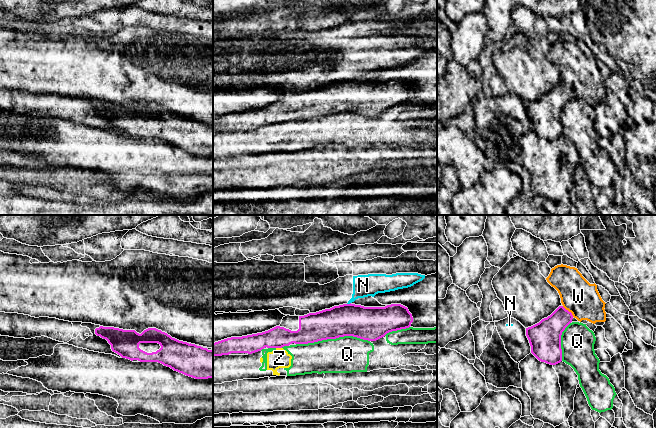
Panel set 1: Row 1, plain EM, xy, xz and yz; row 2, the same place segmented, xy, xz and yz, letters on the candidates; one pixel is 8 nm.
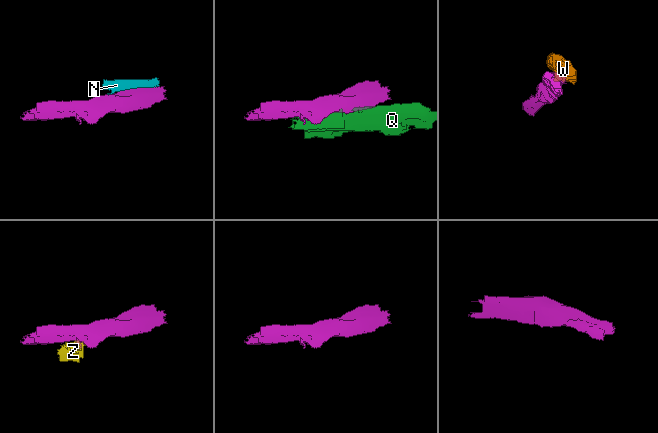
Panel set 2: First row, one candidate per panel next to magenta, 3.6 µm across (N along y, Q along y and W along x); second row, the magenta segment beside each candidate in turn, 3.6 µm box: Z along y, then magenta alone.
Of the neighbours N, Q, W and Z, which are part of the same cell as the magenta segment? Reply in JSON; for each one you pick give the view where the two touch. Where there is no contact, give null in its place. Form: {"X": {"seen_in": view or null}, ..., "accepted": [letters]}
{"accepted": []}

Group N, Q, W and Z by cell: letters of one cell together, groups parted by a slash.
N / Q Z / W

